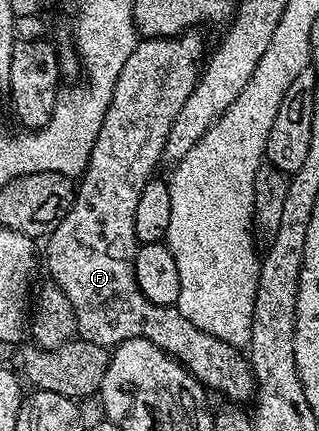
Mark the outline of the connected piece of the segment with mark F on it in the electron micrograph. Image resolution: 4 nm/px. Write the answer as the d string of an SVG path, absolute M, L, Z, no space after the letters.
M190 29L181 32L179 37L145 37L137 42L131 57L127 57L123 70L119 72L119 79L115 81L111 103L107 105L99 137L91 149L89 164L80 176L73 206L47 237L46 243L49 244L43 247L43 259L49 262L49 275L53 278L50 280L65 293L67 301L71 301L77 322L76 334L80 338L91 341L91 345L110 349L128 339L151 341L170 357L178 359L201 382L202 387L226 395L229 398L226 400L234 404L245 405L255 395L253 370L248 358L238 348L219 341L217 337L211 337L209 333L203 333L201 329L195 329L195 325L183 317L176 305L160 307L147 301L135 281L135 257L139 246L135 237L135 209L139 209L139 197L143 197L143 189L154 178L156 171L153 170L157 162L162 162L167 133L171 133L171 125L175 117L179 117L183 101L191 97L193 86L203 70L207 47L205 51L205 43L197 34L196 30Z

